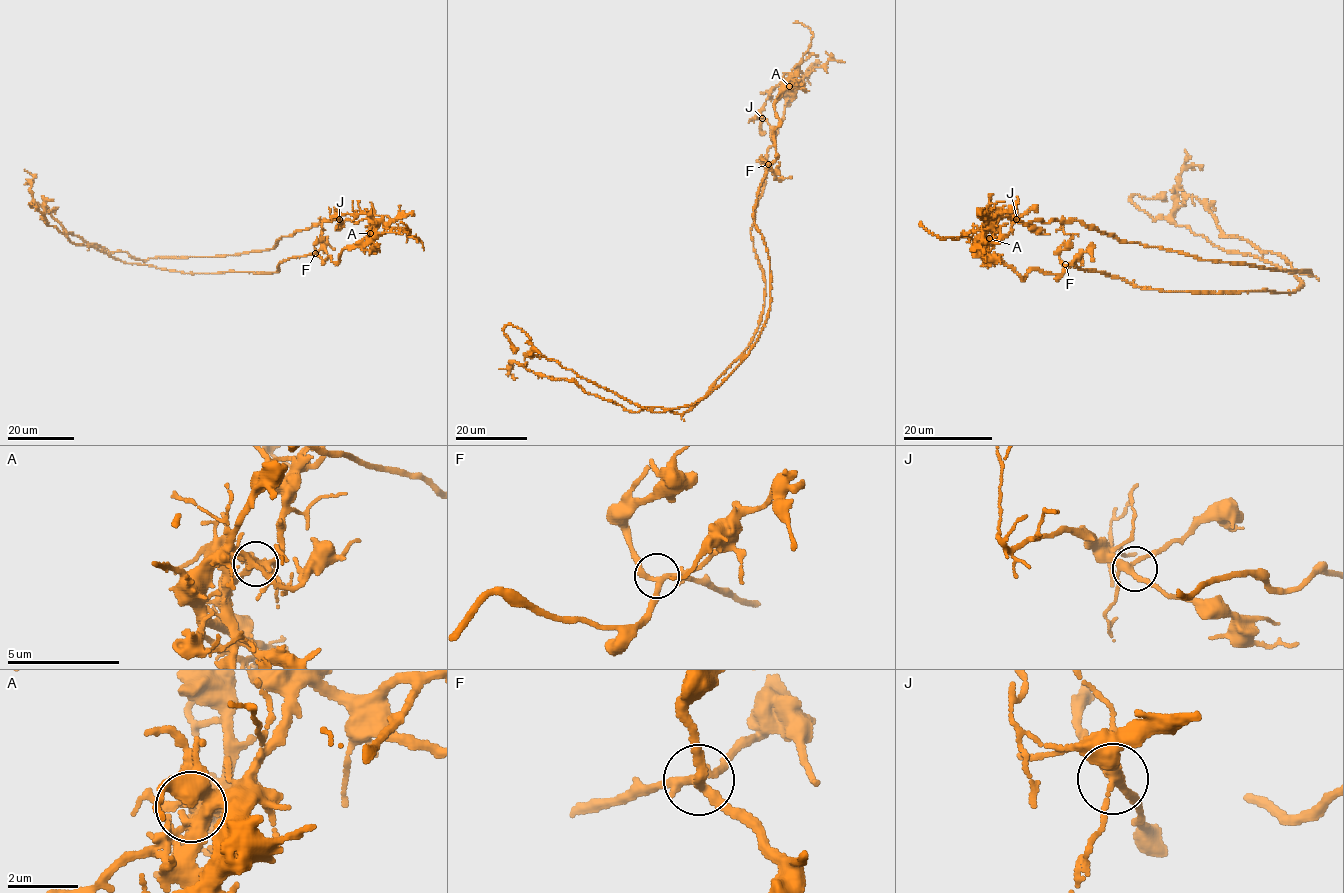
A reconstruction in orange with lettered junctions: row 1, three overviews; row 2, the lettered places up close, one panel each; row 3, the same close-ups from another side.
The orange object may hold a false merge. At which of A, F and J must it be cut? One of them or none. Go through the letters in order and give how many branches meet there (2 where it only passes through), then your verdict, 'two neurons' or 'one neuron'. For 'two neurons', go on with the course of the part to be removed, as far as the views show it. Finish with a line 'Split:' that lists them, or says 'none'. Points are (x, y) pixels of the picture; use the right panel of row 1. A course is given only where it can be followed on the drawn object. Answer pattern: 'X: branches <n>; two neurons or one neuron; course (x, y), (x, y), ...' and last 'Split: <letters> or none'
A: branches 7; two neurons; course (989, 238), (983, 250), (1023, 278), (1071, 264), (1172, 292), (1299, 289), (1276, 265), (1130, 198), (1166, 200)
F: branches 4; one neuron
J: branches 4; one neuron
Split: A

